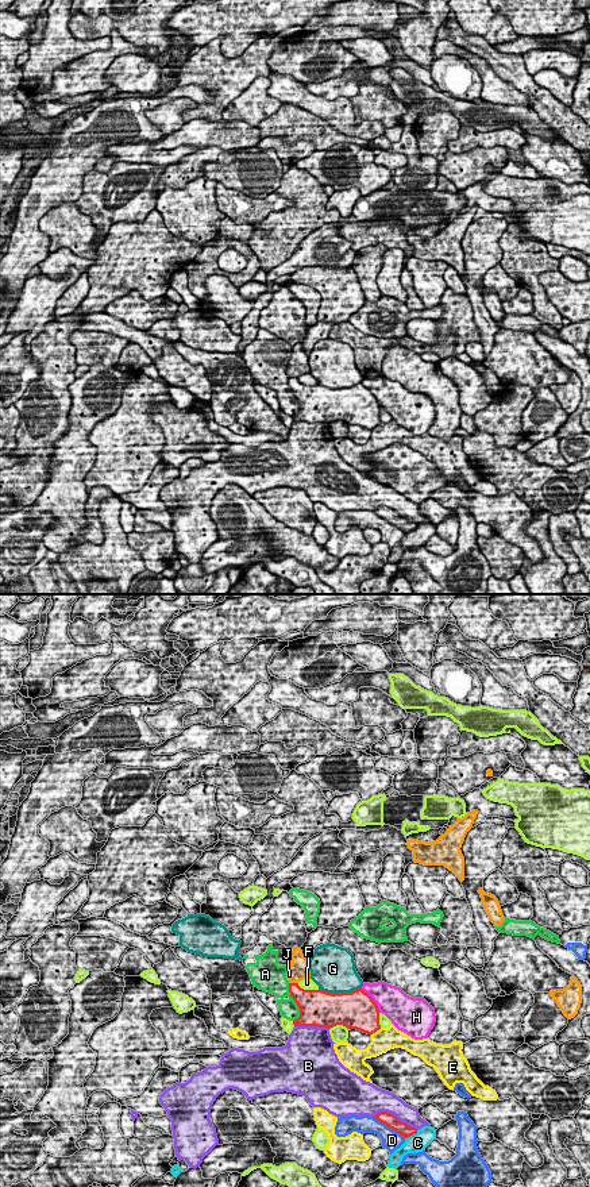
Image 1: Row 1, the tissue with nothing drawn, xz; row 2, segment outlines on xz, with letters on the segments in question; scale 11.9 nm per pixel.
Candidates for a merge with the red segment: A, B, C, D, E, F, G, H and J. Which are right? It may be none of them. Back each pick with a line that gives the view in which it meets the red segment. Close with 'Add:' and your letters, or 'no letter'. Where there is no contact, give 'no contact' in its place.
Add: no letter

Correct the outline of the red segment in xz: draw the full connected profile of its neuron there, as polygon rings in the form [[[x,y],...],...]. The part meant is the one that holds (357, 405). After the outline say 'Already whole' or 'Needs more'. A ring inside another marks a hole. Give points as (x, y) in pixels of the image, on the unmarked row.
[[[289,378],[290,392],[300,404],[294,421],[333,423],[343,420],[373,429],[381,424],[379,405],[373,393],[362,384],[351,388],[327,388],[304,385],[298,378]]]. Already whole

